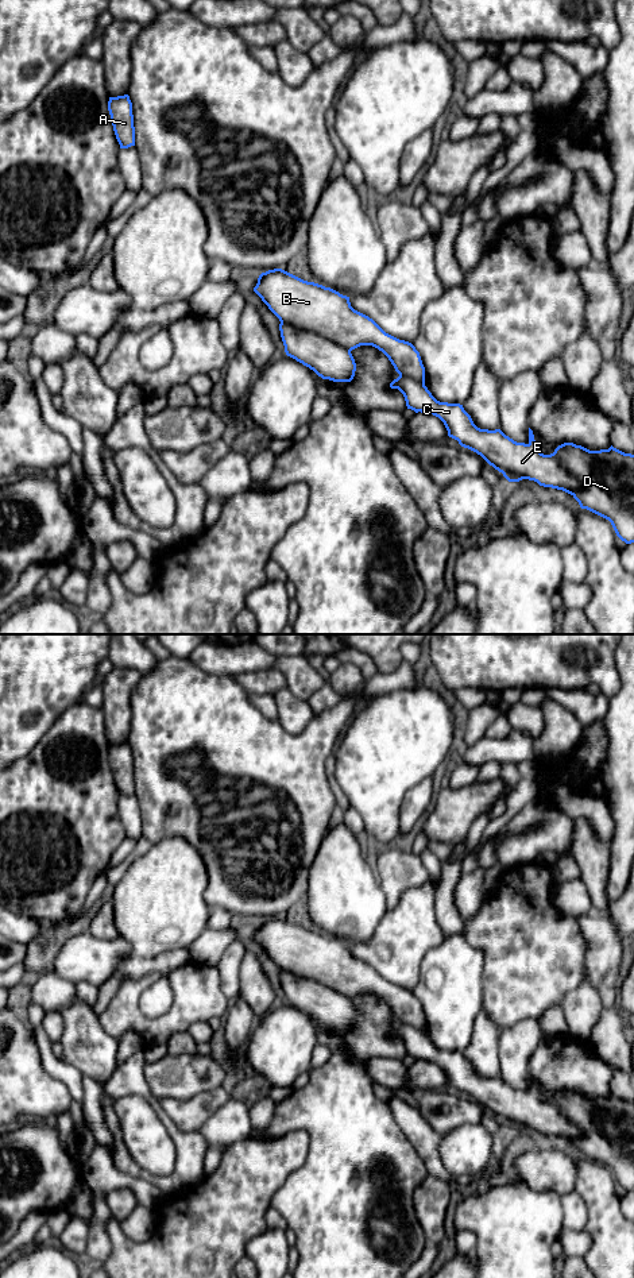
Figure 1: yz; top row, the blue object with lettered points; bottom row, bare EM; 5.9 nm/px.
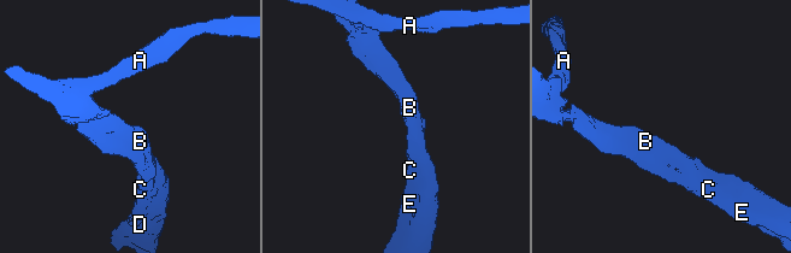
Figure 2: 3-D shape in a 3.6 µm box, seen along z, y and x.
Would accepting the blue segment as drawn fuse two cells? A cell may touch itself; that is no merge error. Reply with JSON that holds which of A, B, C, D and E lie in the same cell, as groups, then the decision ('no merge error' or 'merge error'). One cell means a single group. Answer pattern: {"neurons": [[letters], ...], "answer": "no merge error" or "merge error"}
{"neurons": [["A", "B", "C", "D", "E"]], "answer": "no merge error"}

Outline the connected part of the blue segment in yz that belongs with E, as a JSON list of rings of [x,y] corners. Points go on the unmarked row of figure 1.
[[[282,916],[262,920],[254,939],[279,966],[281,985],[287,1004],[309,1015],[322,1027],[351,1030],[356,1019],[351,999],[360,993],[378,996],[399,1022],[390,1035],[403,1042],[407,1057],[438,1065],[449,1085],[480,1103],[509,1130],[529,1127],[544,1135],[563,1138],[571,1142],[581,1157],[608,1167],[622,1189],[634,1190],[634,1103],[625,1101],[612,1093],[608,1097],[589,1099],[573,1090],[564,1090],[553,1101],[544,1103],[537,1096],[530,1076],[527,1092],[514,1089],[500,1077],[480,1077],[463,1053],[440,1050],[432,1043],[425,1034],[425,1015],[415,995],[386,981],[372,966],[355,958],[349,945],[330,935],[304,928]]]

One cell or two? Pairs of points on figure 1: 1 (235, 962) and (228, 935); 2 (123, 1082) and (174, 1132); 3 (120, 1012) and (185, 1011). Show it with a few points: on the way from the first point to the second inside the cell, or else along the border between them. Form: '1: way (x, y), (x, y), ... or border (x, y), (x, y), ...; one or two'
1: border (234, 939), (216, 965); two
2: way (138, 1087), (155, 1104), (163, 1118); one
3: way (136, 1020), (140, 1024), (169, 1023); one

